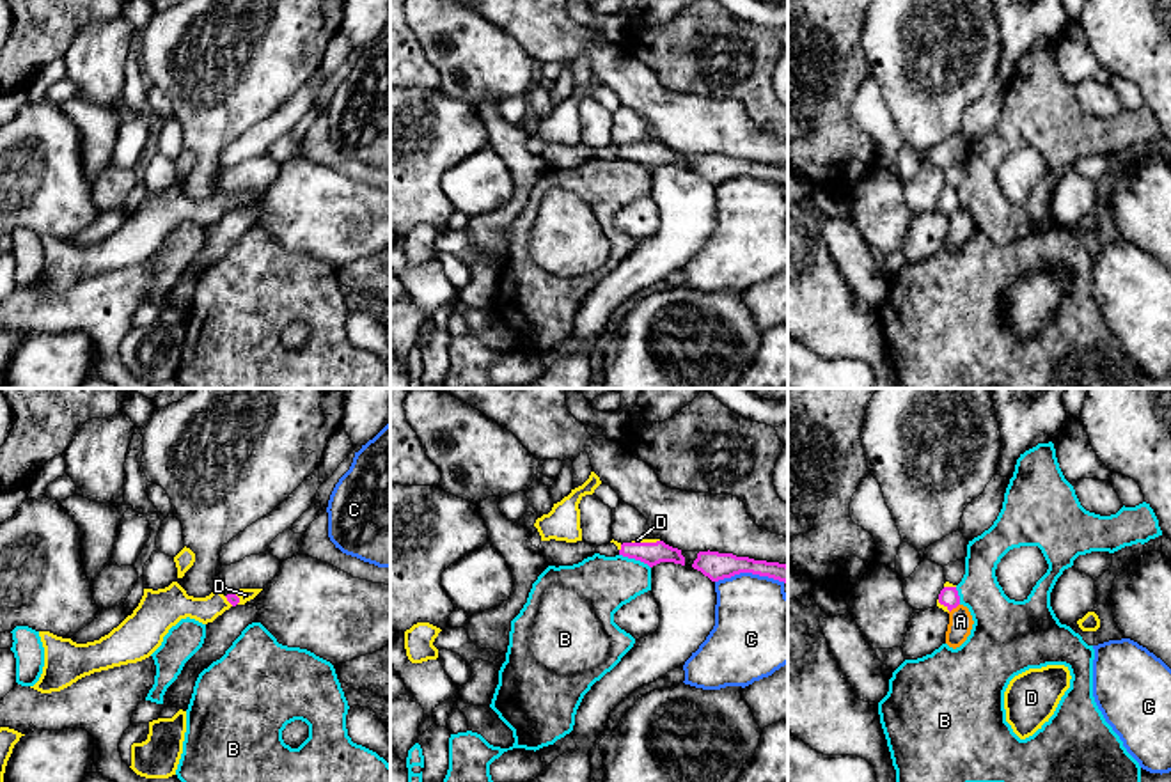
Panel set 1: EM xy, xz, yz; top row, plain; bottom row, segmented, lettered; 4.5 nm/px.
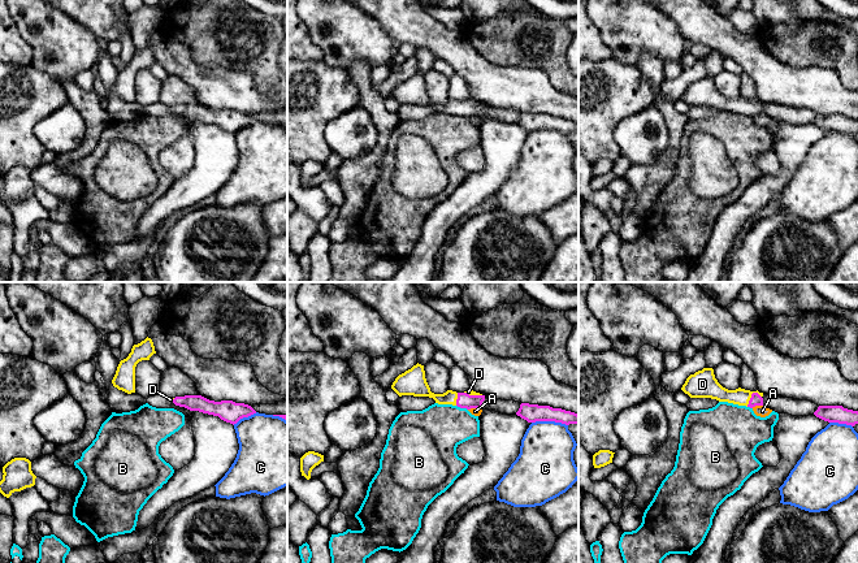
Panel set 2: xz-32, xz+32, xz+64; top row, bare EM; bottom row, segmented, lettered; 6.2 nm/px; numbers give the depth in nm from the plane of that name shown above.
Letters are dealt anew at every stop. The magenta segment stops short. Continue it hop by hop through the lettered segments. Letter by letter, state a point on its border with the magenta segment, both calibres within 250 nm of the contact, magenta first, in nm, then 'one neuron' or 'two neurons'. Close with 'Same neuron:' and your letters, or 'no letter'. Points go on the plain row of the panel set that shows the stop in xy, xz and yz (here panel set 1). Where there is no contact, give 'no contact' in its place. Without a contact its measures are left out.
A: yz (953, 210) | 90/110 nm | two neurons
B: xz (636, 162) | 110/280 nm | two neurons
C: xz (751, 174) | 130/380 nm | two neurons
D: xz (644, 146) | 110/20 nm | one neuron
Same neuron: D

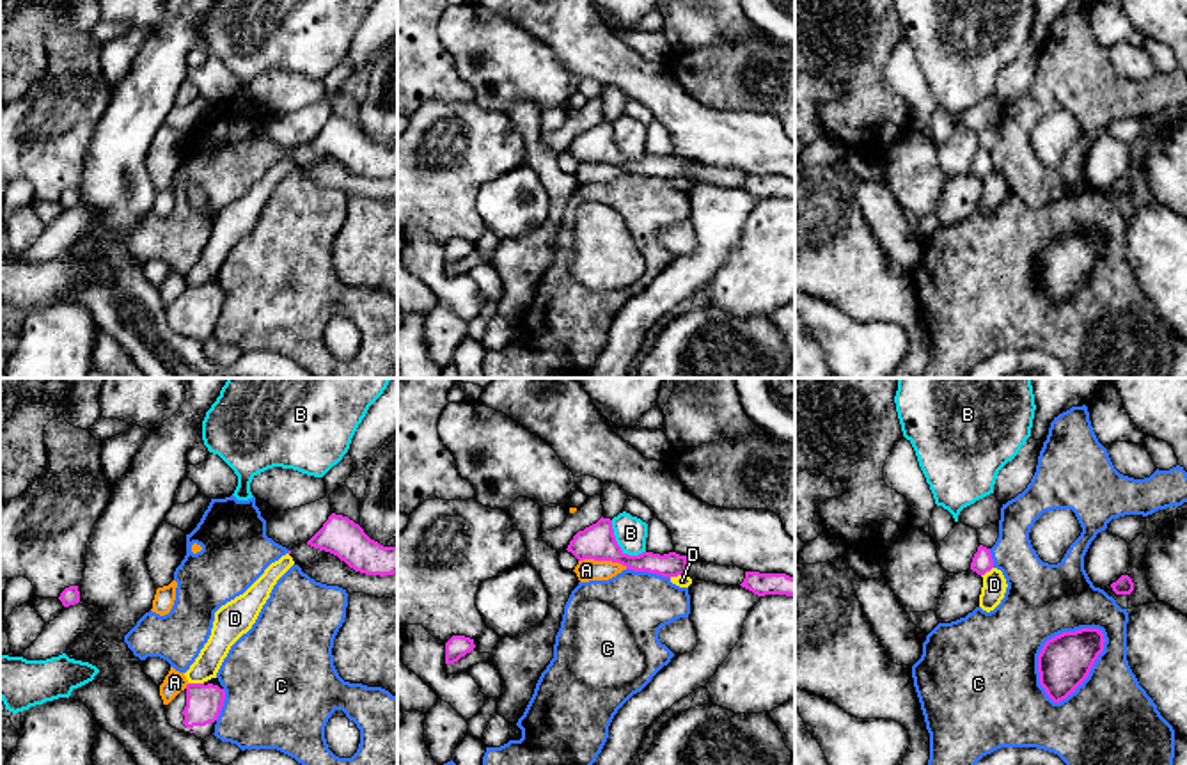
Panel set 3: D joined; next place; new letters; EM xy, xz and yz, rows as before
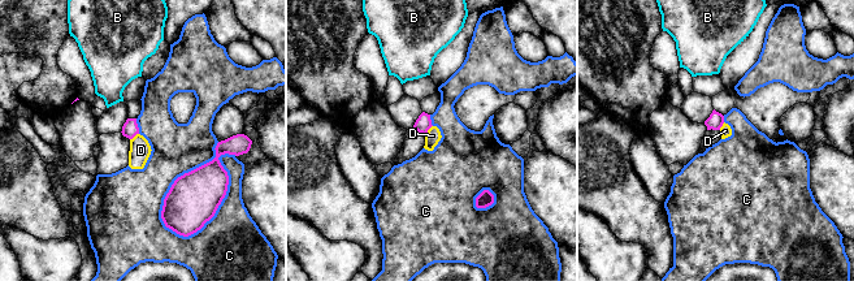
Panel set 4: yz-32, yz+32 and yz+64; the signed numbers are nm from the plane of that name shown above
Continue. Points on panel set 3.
A: xz (604, 162) | 160/100 nm | two neurons
B: xz (620, 149) | 160/150 nm | two neurons
C: yz (1090, 272) | 240/420 nm | two neurons
D: xz (676, 178) | 110/60 nm | two neurons
Same neuron: no letter

